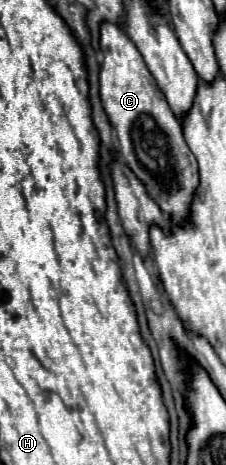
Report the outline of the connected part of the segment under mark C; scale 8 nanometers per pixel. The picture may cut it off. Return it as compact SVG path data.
M101 22L99 32L99 48L103 54L99 92L109 122L117 130L119 152L129 168L147 184L147 192L151 192L159 208L183 216L183 212L187 212L187 200L191 200L191 192L195 192L199 184L199 172L195 168L195 156L191 156L183 140L181 124L125 30L117 24Z

